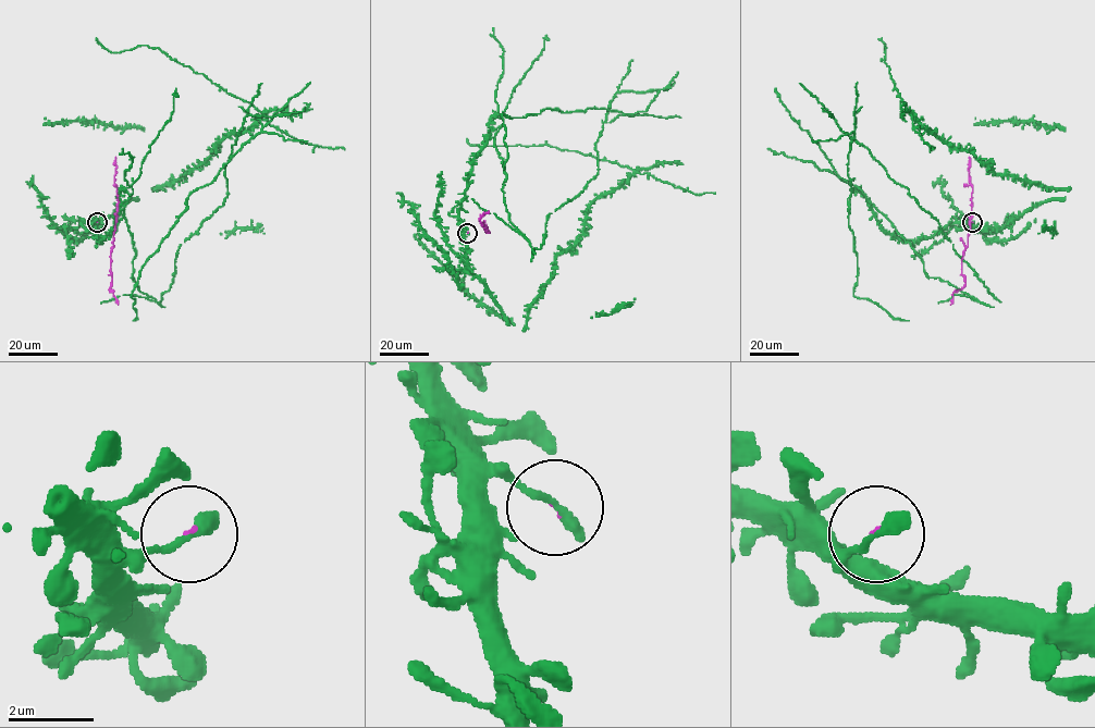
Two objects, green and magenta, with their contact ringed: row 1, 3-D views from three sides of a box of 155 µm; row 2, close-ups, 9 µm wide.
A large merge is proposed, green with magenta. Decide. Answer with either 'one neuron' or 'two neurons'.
two neurons

